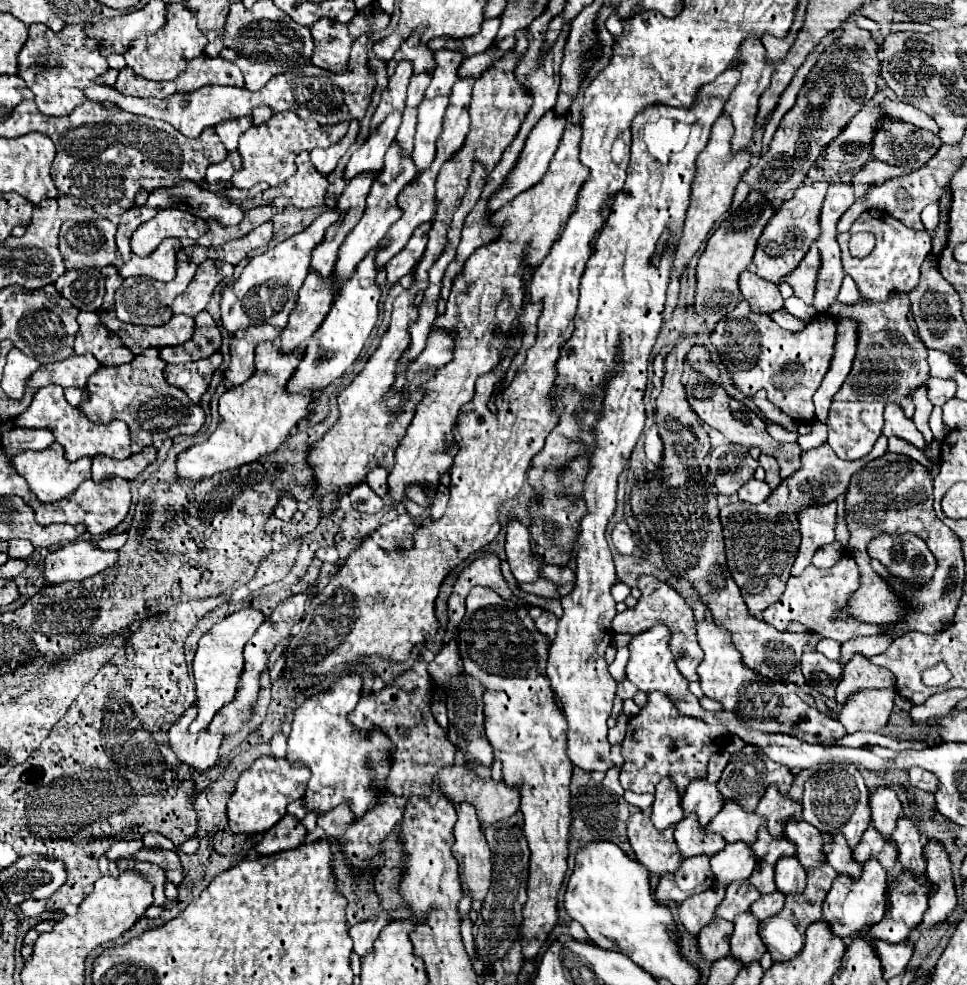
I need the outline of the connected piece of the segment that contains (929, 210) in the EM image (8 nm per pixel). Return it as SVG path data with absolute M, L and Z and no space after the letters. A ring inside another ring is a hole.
M928 204L924 210L922 210L922 224L924 224L924 230L934 234L936 228L938 228L938 222L940 222L940 210L938 210L938 204Z

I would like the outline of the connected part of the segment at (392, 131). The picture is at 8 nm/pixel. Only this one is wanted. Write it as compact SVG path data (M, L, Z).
M398 110L390 112L386 116L386 120L378 126L378 132L370 134L366 138L366 142L348 160L348 166L346 166L346 172L344 172L346 182L352 180L354 176L358 176L360 172L382 168L384 154L386 154L388 146L392 144L394 136L400 128L400 122L402 122L402 112L398 112Z

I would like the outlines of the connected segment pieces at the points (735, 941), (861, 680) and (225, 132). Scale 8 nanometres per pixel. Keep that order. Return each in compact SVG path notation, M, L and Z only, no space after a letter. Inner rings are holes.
M750 912L736 916L736 920L734 920L736 928L730 938L730 956L738 958L744 964L762 958L762 954L766 952L766 946L760 940L758 924L760 924L760 920L756 916L752 916Z
M852 656L852 660L844 668L842 684L836 688L836 702L842 706L856 690L864 688L894 688L894 674L886 668L874 666L864 656Z
M242 116L238 120L230 120L226 124L218 124L216 134L220 136L220 140L224 142L224 146L228 150L236 150L240 134L244 134L250 126L252 126L252 116Z

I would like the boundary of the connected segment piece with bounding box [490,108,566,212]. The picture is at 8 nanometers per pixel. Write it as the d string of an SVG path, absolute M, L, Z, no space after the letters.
M548 110L540 122L532 128L528 140L526 140L526 146L522 150L522 156L518 160L518 168L514 168L514 172L510 172L510 184L506 184L506 192L498 192L494 194L494 200L490 202L490 212L496 212L498 208L502 208L504 204L508 204L514 196L518 196L518 192L524 192L526 188L532 188L534 184L538 184L538 180L546 174L546 168L560 144L560 138L562 138L562 132L566 128L566 116L558 116L556 110Z

